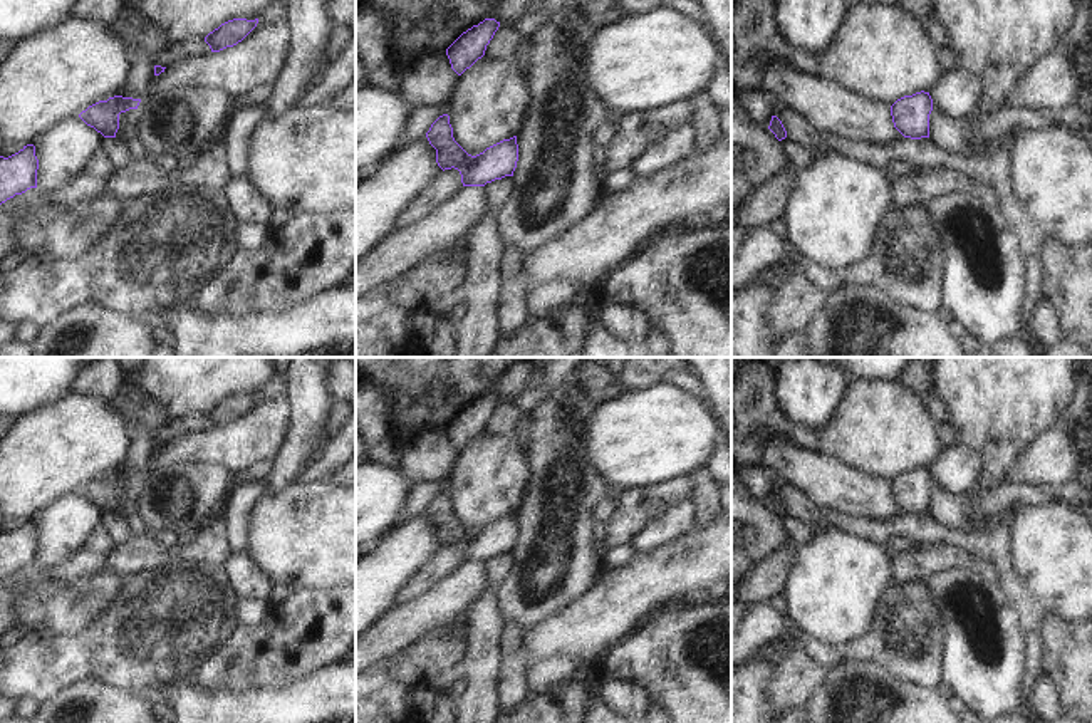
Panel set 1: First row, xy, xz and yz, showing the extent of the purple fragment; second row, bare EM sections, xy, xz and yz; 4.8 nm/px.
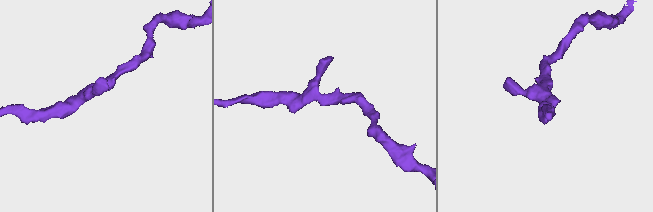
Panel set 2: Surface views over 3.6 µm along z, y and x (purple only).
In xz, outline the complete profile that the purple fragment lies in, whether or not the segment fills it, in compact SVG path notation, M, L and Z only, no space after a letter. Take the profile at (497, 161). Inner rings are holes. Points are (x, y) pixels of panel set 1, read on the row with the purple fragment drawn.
M439 116L426 133L436 149L436 163L445 169L458 169L463 186L485 186L495 179L513 176L518 161L517 136L503 139L483 153L468 154L453 138L450 116Z

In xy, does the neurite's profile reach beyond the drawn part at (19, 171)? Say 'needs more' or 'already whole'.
already whole

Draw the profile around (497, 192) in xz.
M505 176L502 179L486 183L483 190L485 190L485 196L488 200L490 210L491 213L495 213L497 210L503 206L503 203L508 200L508 196L513 191L512 176Z

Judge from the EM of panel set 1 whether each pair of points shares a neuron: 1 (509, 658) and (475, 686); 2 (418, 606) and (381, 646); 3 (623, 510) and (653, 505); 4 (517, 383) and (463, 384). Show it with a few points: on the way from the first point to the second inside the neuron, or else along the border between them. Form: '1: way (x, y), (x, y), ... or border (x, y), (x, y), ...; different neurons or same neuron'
1: border (504, 631), (497, 668), (497, 705); different neurons
2: way (411, 616), (391, 636); same neuron
3: way (629, 510), (646, 505); same neuron
4: border (500, 374), (488, 393); different neurons

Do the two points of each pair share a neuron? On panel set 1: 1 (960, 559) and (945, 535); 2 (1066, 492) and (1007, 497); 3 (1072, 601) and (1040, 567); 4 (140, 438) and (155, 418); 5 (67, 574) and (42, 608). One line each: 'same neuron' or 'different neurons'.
1: different neurons
2: same neuron
3: same neuron
4: different neurons
5: different neurons

